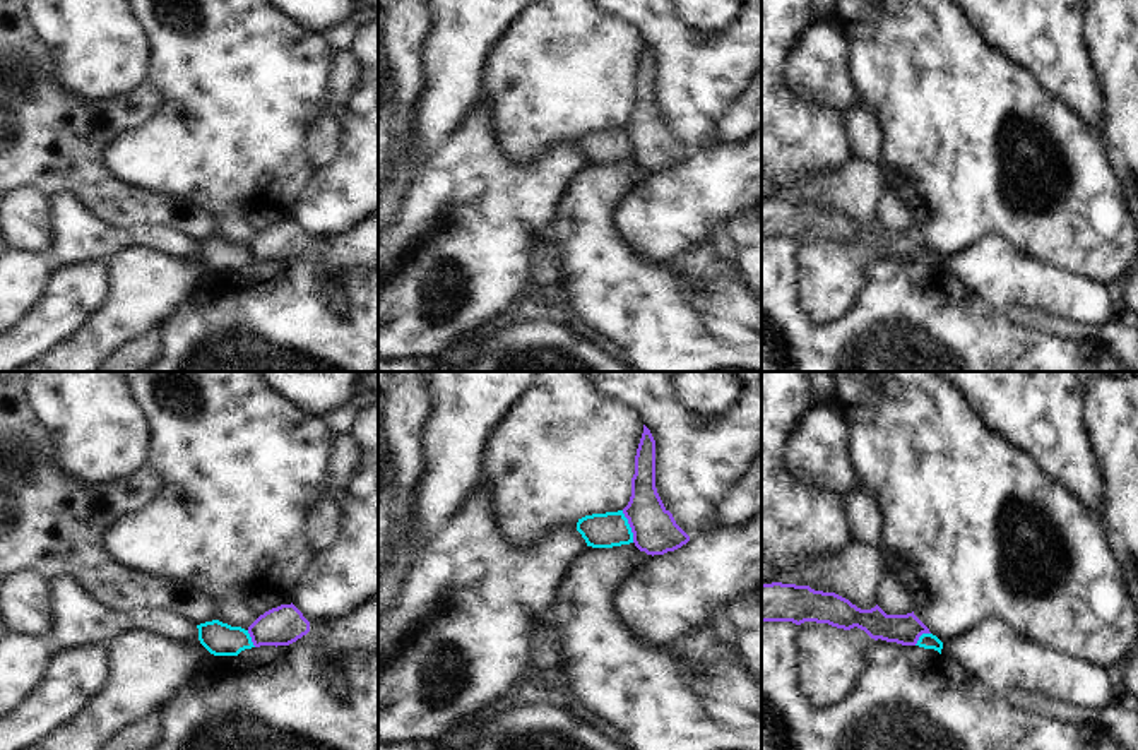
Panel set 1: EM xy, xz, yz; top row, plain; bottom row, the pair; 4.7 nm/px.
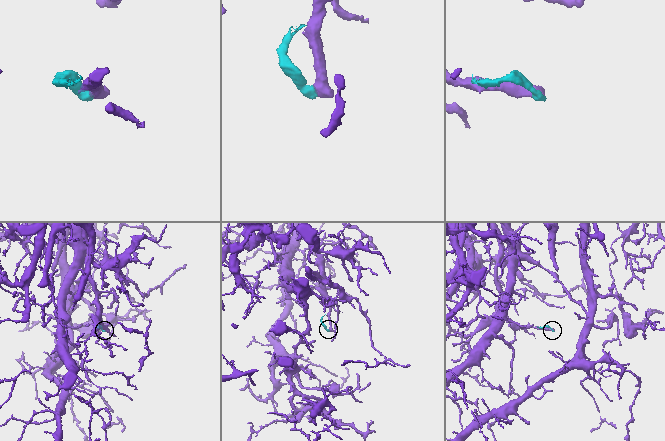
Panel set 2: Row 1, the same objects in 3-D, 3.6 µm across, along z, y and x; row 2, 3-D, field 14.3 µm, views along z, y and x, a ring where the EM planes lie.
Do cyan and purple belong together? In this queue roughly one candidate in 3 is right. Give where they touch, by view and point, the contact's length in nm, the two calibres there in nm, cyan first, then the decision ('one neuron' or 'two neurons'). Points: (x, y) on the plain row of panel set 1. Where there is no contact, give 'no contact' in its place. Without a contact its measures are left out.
contact xz (628, 142); length 160 nm; calibres 160 and 220 nm; two neurons

